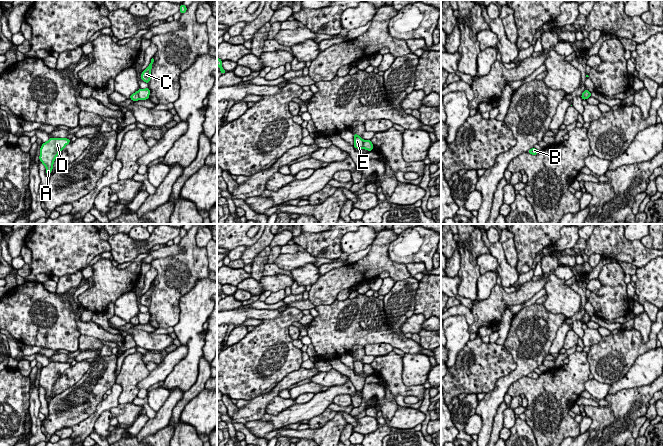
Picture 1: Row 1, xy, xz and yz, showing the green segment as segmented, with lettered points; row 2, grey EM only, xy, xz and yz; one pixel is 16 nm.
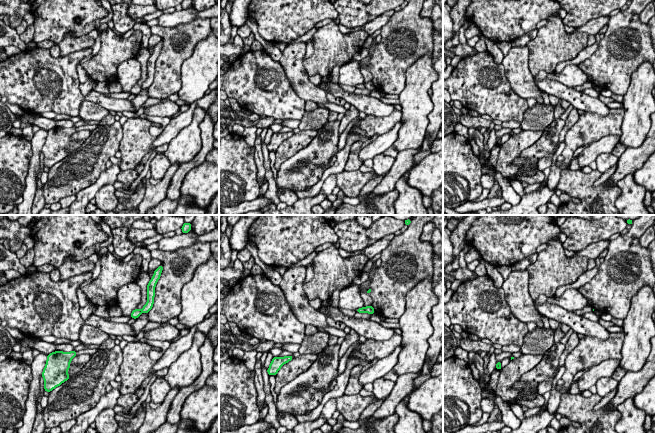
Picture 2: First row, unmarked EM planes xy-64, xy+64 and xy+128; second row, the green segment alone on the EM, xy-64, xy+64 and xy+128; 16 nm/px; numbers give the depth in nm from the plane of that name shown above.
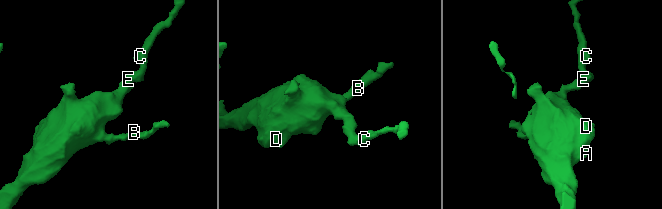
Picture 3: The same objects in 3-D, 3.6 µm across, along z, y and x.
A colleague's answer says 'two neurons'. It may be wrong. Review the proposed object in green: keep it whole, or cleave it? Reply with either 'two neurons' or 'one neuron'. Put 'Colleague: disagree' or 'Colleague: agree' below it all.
two neurons
Colleague: agree

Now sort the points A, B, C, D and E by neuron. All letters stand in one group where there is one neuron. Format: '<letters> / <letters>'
A B D E / C

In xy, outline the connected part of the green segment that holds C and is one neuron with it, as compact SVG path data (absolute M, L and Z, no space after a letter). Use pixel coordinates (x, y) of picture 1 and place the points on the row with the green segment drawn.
M152 58L151 59L151 62L149 64L149 66L141 73L141 80L148 83L150 82L150 79L151 79L151 69L152 69L152 64L154 62L154 59Z

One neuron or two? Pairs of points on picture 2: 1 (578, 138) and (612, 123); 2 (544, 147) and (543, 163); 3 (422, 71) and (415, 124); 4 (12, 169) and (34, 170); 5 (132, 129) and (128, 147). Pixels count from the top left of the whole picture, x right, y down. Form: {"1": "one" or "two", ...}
{"1": "one", "2": "two", "3": "one", "4": "two", "5": "one"}

